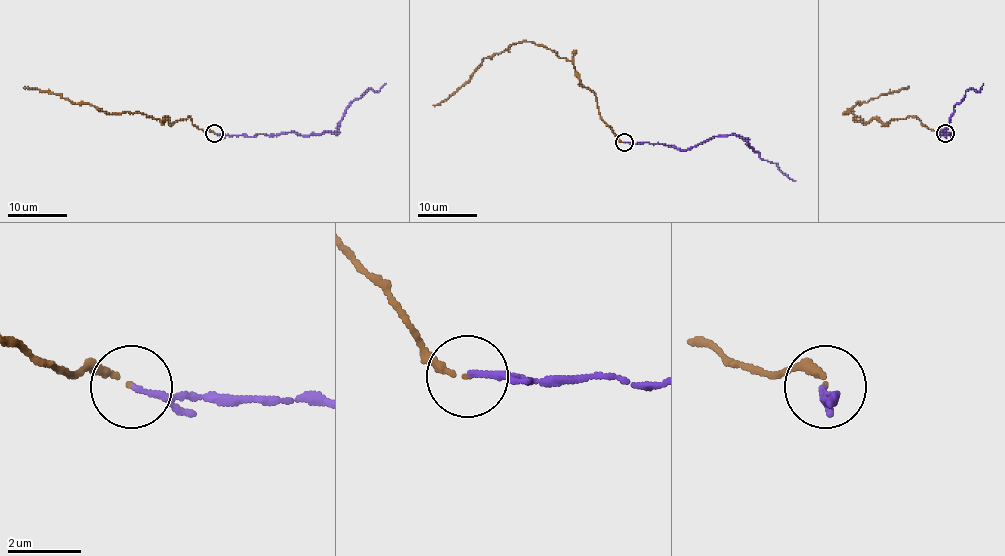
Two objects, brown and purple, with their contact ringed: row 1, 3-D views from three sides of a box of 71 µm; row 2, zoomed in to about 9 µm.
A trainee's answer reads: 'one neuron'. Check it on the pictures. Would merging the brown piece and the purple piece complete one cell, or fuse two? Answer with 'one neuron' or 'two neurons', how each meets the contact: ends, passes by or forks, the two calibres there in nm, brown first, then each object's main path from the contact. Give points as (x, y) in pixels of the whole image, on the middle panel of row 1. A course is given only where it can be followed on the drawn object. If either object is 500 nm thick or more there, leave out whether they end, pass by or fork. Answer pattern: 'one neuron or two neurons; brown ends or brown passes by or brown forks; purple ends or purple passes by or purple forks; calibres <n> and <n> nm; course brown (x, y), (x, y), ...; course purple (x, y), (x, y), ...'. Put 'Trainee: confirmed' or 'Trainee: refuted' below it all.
two neurons; brown ends; purple ends; calibres 140 and 160 nm; course brown (624, 142), (607, 126), (597, 98), (581, 83), (573, 64), (530, 41), (485, 58), (467, 81), (433, 105); course purple (624, 142), (665, 143), (689, 149), (715, 136), (742, 136), (761, 158), (777, 166), (795, 180)
Trainee: refuted

